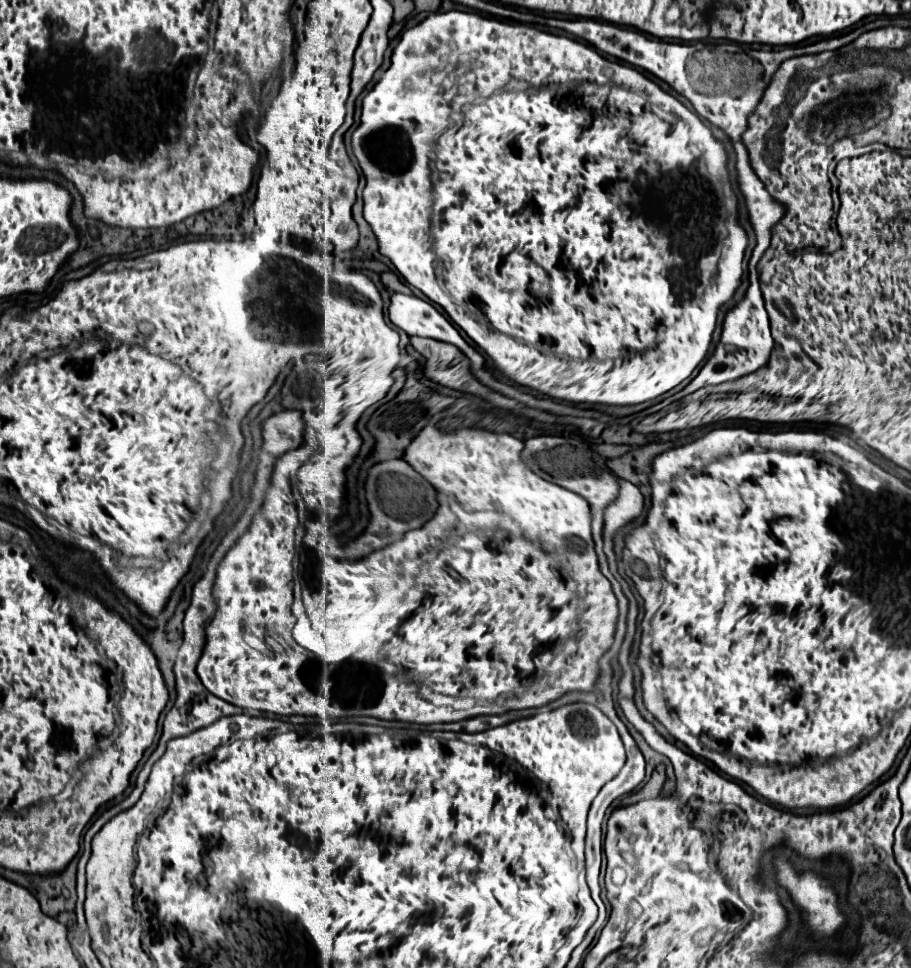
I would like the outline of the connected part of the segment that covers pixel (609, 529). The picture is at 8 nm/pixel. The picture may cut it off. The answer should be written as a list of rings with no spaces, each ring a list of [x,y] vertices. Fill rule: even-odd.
[[[624,480],[618,486],[620,486],[620,490],[618,490],[616,500],[612,504],[608,504],[604,510],[604,532],[608,536],[608,542],[620,526],[628,524],[636,516],[640,516],[644,510],[644,500],[636,486],[628,484]]]

